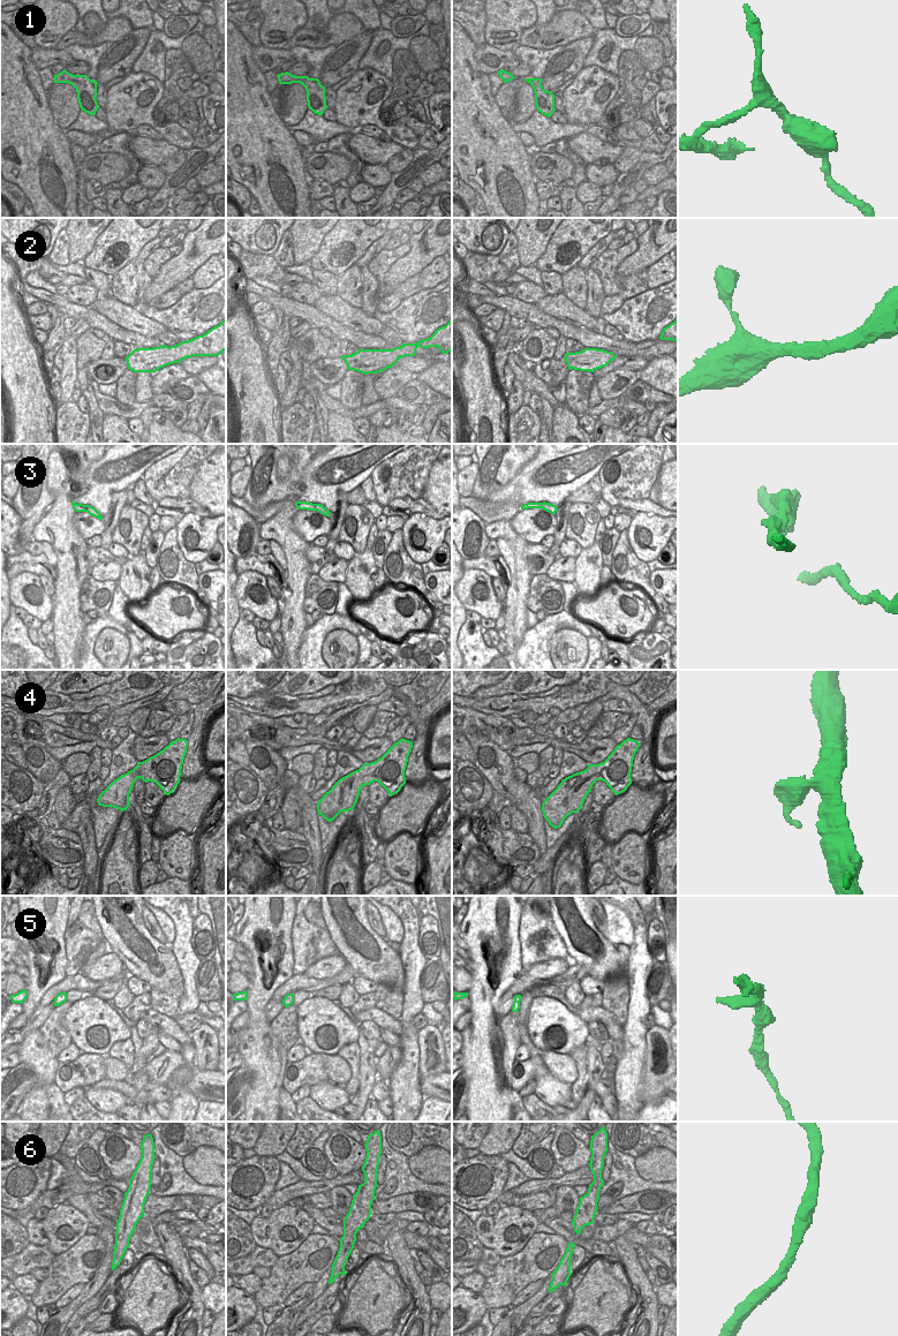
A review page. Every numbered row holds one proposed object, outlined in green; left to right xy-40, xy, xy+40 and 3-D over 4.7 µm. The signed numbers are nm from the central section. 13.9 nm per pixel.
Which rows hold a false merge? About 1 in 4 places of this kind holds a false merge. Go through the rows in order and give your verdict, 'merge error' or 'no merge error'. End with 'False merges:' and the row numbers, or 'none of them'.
1: merge error
2: no merge error
3: no merge error
4: no merge error
5: no merge error
6: no merge error
False merges: 1

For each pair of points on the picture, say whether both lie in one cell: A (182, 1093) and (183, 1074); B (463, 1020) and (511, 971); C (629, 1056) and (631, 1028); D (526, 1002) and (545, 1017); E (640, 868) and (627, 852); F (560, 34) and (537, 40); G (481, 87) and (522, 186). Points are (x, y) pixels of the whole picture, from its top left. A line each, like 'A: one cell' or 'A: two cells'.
A: one cell
B: two cells
C: one cell
D: two cells
E: one cell
F: one cell
G: one cell

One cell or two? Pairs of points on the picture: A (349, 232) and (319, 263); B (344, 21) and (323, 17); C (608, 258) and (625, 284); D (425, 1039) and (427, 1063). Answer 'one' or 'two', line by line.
A: one
B: two
C: one
D: one

